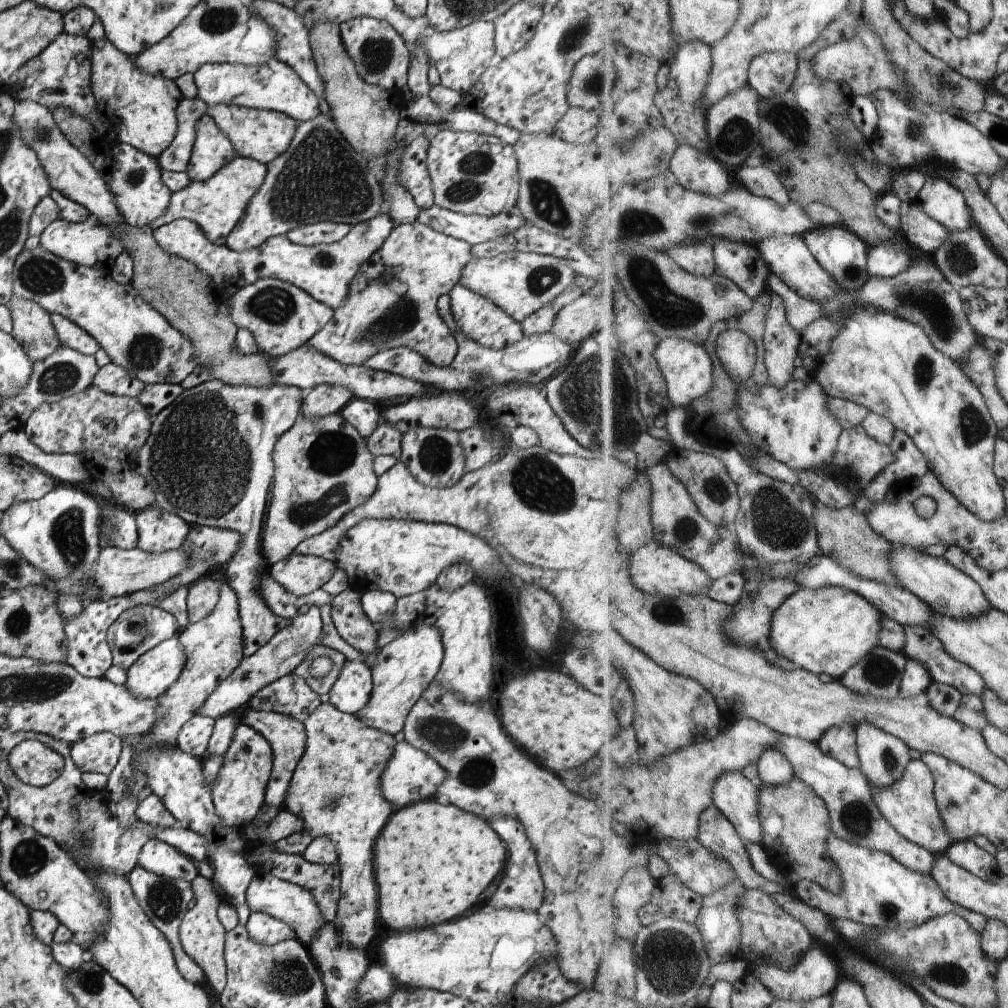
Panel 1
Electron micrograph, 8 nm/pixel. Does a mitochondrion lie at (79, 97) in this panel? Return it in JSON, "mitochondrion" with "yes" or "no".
{"mitochondrion":"no"}

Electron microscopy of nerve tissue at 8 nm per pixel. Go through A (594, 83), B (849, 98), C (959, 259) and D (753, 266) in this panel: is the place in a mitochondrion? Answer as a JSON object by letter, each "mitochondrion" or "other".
{"A":"mitochondrion","B":"other","C":"mitochondrion","D":"other"}

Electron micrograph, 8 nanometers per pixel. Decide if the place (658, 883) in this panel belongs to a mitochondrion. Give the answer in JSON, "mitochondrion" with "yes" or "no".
{"mitochondrion":"no"}

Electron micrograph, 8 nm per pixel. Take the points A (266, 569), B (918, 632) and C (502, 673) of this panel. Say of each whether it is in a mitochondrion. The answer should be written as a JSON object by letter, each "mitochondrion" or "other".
{"A":"other","B":"other","C":"other"}

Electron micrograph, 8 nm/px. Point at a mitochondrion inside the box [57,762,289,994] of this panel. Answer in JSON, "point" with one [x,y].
{"point":[164,899]}

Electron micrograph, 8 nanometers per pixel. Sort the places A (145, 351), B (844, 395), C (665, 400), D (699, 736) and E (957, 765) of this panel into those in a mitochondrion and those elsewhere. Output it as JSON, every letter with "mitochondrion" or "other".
{"A":"mitochondrion","B":"other","C":"other","D":"other","E":"other"}

